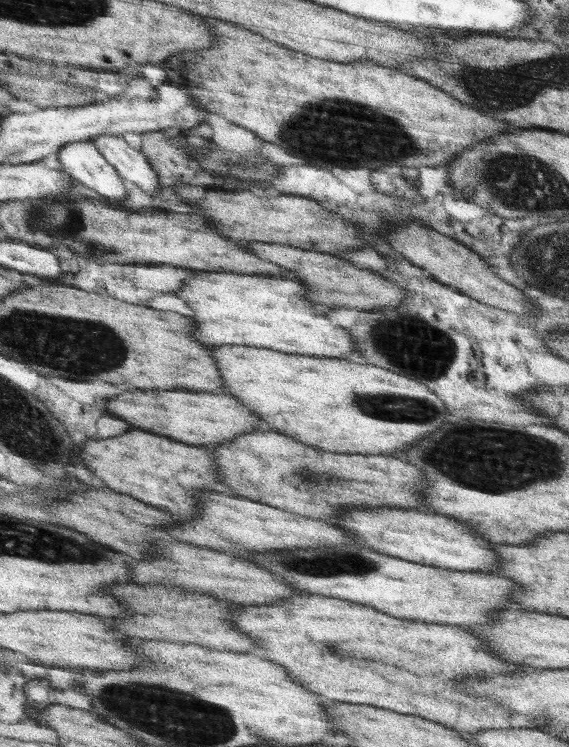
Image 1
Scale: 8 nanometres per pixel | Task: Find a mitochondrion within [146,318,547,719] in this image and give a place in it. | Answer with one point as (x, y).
(385, 406)

